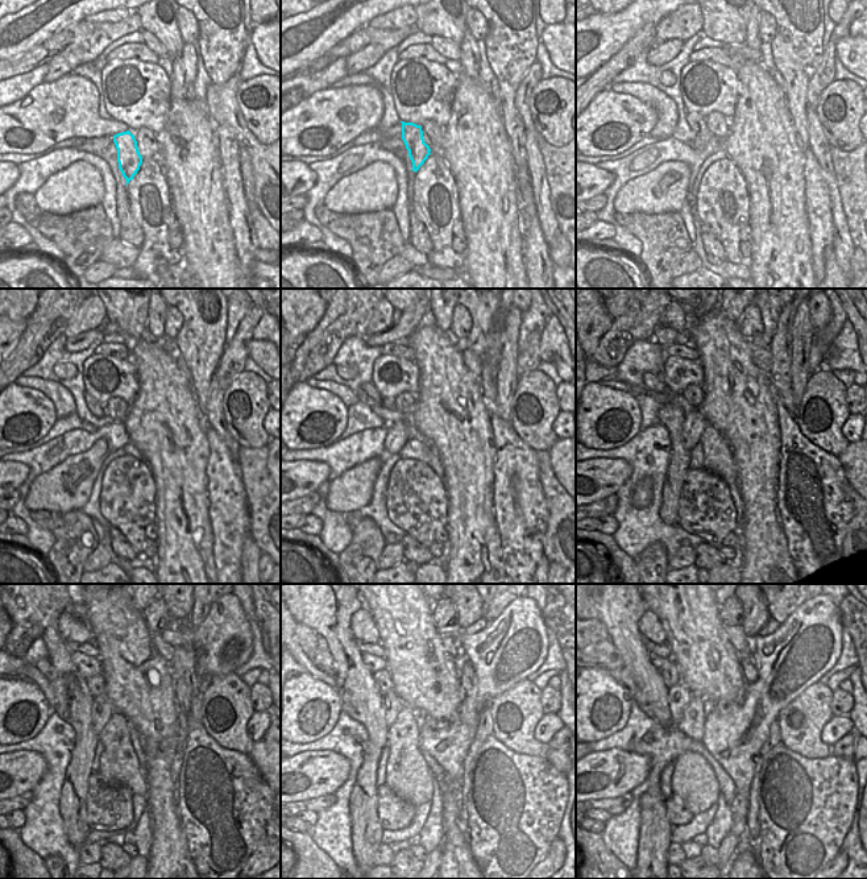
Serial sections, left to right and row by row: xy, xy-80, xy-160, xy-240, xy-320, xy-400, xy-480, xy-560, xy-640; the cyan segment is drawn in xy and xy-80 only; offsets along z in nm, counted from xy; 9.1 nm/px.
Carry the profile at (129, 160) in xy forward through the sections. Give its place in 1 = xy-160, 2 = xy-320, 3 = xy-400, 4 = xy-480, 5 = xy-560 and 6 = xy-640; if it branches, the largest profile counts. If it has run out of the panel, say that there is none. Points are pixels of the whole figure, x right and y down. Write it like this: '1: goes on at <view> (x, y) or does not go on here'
1: goes on at xy-160 (696, 121)
2: goes on at xy-320 (368, 388)
3: goes on at xy-400 (654, 382)
4: goes on at xy-480 (44, 666)
5: goes on at xy-560 (322, 659)
6: goes on at xy-640 (602, 655)

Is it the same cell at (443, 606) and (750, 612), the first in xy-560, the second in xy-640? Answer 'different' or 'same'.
different

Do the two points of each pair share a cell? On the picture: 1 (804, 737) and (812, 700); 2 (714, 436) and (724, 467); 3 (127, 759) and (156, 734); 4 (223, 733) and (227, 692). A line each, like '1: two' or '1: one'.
1: one
2: one
3: two
4: one

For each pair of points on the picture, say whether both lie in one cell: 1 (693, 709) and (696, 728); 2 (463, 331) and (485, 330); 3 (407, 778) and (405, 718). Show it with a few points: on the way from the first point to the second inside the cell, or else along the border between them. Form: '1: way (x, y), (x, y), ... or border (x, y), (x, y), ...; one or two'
1: way (693, 713), (693, 724); one
2: border (457, 303), (469, 312), (471, 332), (468, 336); two
3: way (406, 763), (405, 733); one

